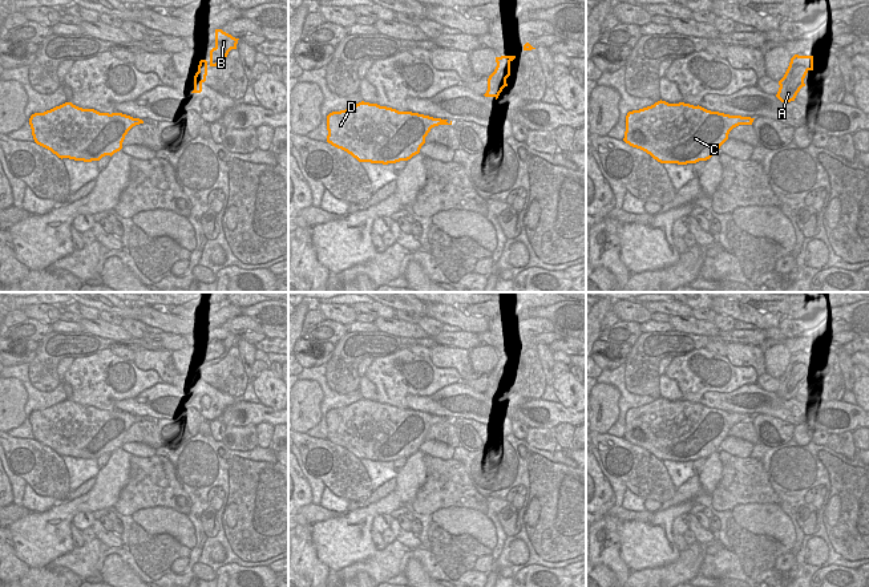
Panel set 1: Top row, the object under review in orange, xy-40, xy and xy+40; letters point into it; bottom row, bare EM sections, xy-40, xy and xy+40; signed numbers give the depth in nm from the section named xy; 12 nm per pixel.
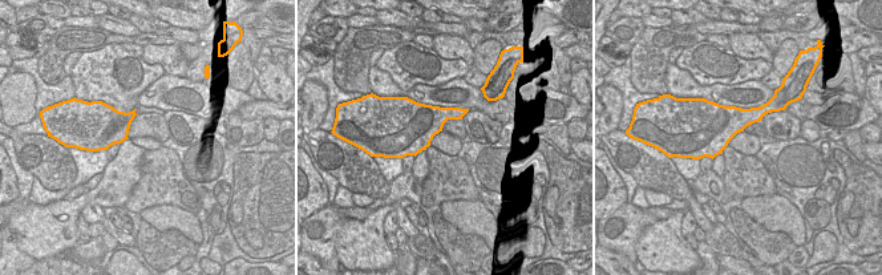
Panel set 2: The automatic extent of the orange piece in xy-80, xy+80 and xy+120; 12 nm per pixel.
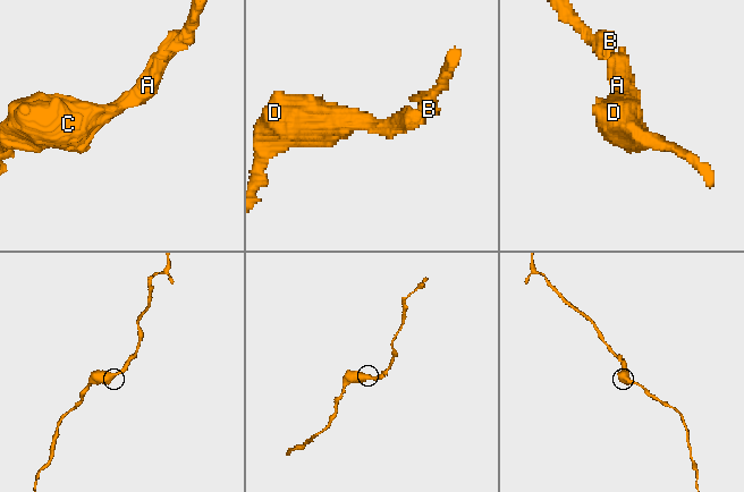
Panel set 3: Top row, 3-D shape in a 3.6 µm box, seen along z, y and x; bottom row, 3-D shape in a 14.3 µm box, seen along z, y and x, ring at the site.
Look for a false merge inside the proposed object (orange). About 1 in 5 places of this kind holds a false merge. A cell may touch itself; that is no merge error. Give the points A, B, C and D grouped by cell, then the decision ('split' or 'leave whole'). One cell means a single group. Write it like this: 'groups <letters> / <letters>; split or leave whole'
groups A B C D; leave whole

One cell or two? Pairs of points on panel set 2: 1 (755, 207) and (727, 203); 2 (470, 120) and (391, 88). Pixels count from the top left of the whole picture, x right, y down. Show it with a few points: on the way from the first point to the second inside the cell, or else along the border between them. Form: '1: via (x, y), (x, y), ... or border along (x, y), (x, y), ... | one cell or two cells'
1: border along (743, 199), (740, 207) | two cells
2: border along (469, 109), (484, 112), (498, 121) | two cells

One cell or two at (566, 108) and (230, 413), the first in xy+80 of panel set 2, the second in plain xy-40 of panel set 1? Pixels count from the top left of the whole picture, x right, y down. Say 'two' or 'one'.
one

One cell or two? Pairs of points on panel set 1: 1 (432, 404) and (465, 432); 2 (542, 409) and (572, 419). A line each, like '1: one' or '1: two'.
1: two
2: one

